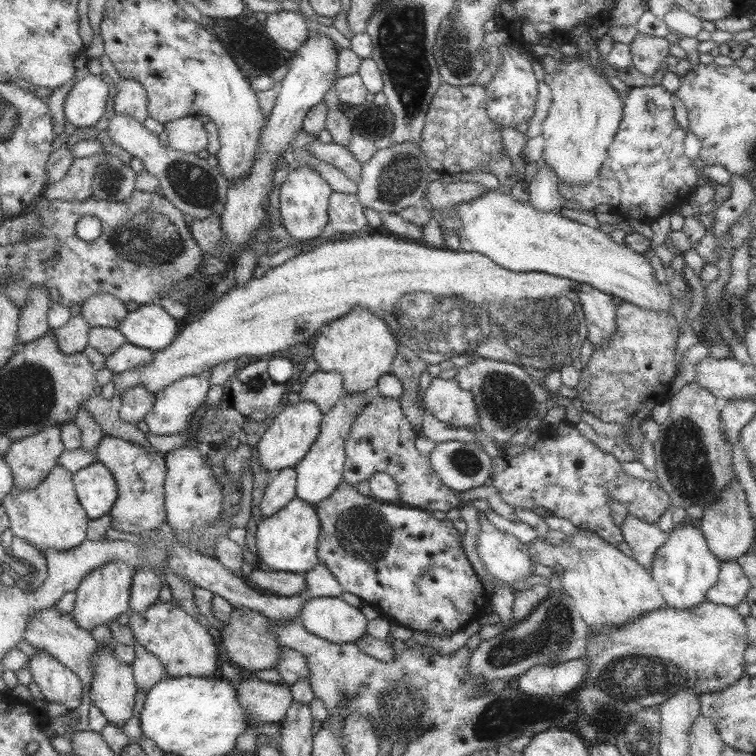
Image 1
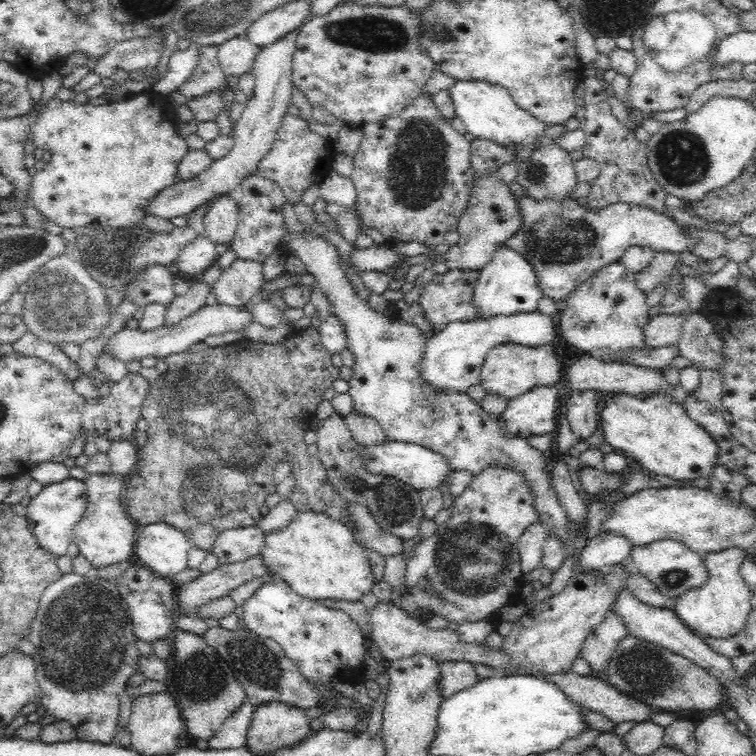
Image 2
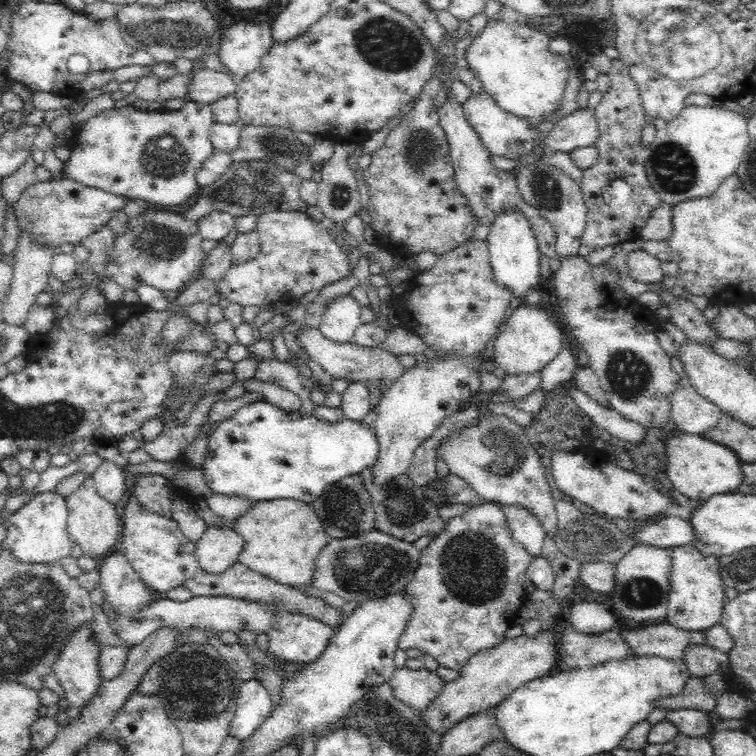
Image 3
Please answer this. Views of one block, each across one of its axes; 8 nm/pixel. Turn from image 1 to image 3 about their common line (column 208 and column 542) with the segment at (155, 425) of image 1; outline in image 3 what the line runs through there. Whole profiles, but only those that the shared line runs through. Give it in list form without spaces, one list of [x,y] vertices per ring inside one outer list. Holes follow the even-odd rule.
[[[562,347],[560,352],[540,371],[541,388],[548,392],[570,383],[578,366],[580,365],[577,363],[576,356],[567,347]]]

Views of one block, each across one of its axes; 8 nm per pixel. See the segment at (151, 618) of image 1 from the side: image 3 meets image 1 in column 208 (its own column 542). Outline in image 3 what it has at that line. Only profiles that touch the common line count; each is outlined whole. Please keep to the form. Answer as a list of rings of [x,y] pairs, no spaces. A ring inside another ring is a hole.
[[[550,630],[544,632],[544,634],[538,633],[538,636],[535,636],[534,640],[528,638],[526,635],[521,635],[516,640],[508,640],[506,638],[498,646],[476,653],[458,670],[457,678],[447,682],[435,700],[426,709],[418,711],[418,717],[420,717],[422,725],[443,736],[455,724],[458,724],[465,718],[471,717],[472,714],[480,713],[482,710],[492,710],[501,699],[508,698],[508,695],[511,695],[517,687],[521,687],[525,682],[532,679],[544,678],[552,670],[552,666],[557,664],[556,644],[554,642],[559,642],[559,640],[556,640],[556,634]]]

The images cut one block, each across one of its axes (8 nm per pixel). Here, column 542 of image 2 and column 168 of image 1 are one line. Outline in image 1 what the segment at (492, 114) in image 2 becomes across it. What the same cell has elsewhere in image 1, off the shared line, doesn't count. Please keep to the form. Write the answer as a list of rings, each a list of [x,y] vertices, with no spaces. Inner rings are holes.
[[[184,117],[163,125],[167,147],[185,154],[197,154],[207,146],[204,125],[195,117]]]

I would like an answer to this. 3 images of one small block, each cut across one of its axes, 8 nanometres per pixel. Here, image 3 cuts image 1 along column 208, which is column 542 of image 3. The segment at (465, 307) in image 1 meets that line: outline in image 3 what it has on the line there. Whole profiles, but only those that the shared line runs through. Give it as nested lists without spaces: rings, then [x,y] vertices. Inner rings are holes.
[[[520,302],[514,304],[490,351],[492,362],[509,375],[538,373],[554,358],[563,347],[562,330],[538,304]]]

